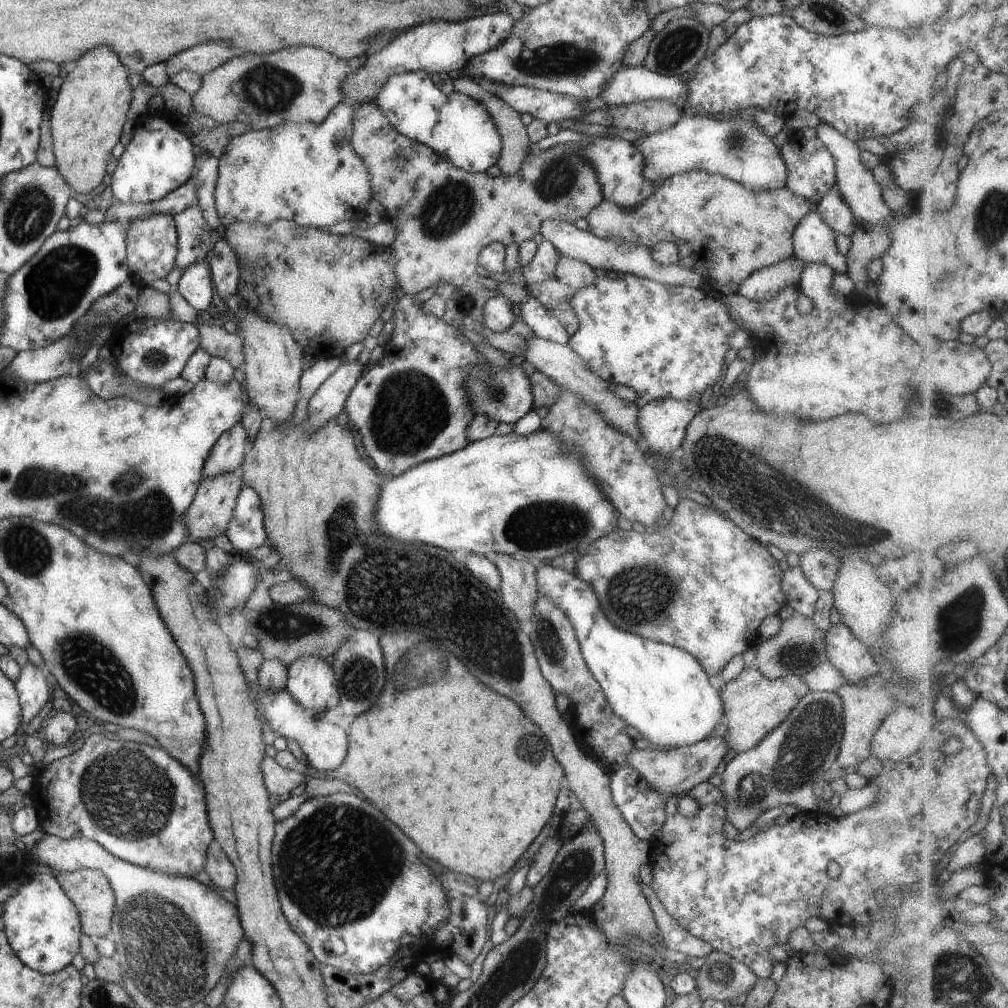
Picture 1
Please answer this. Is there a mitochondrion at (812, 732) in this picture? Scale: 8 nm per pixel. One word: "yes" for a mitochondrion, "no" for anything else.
yes

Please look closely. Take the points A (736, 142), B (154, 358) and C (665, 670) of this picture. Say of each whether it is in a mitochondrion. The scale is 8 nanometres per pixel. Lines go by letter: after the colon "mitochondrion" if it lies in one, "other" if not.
A: mitochondrion
B: mitochondrion
C: other

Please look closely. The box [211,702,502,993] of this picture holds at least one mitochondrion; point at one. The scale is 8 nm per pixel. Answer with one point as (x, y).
(317, 860)

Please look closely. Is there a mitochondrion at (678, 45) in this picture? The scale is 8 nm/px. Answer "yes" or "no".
yes

